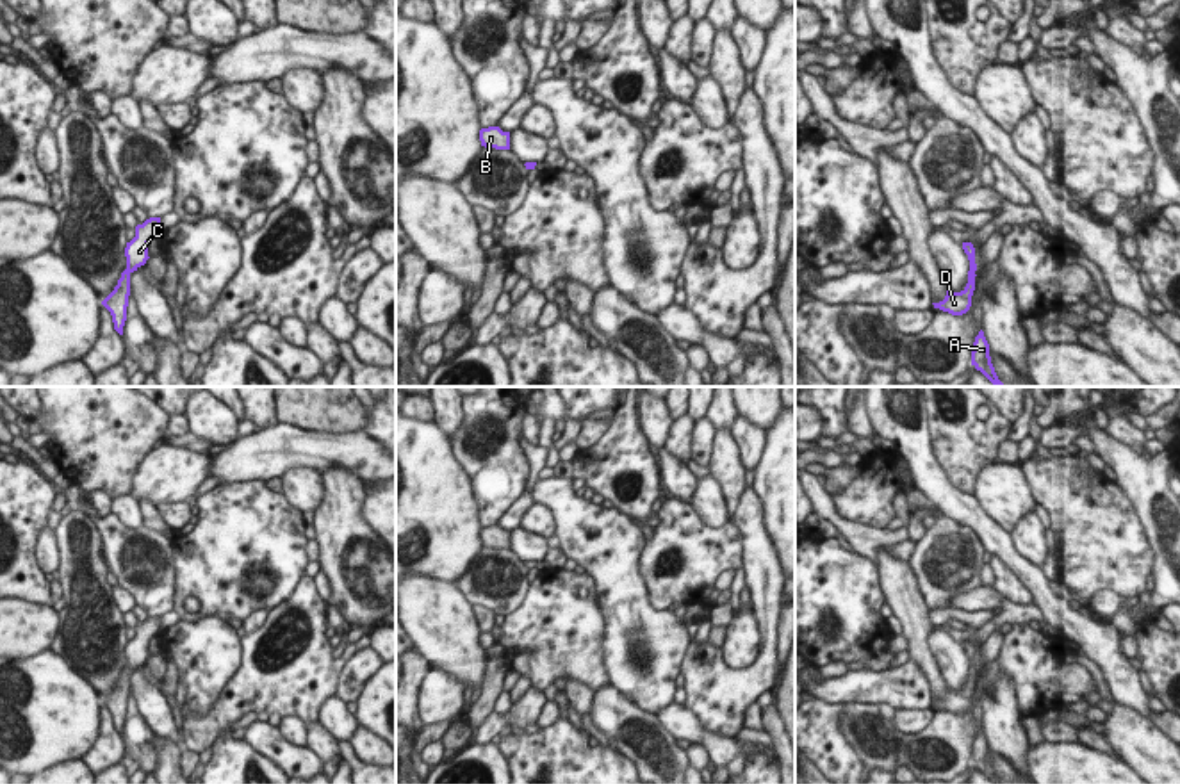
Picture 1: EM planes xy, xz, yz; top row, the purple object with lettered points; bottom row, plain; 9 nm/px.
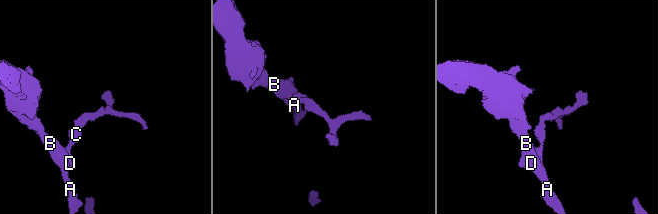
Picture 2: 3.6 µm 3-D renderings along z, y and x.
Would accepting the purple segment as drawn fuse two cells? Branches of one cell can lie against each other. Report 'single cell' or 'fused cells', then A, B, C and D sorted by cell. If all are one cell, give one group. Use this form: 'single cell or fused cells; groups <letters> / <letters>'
single cell; groups A B C D

